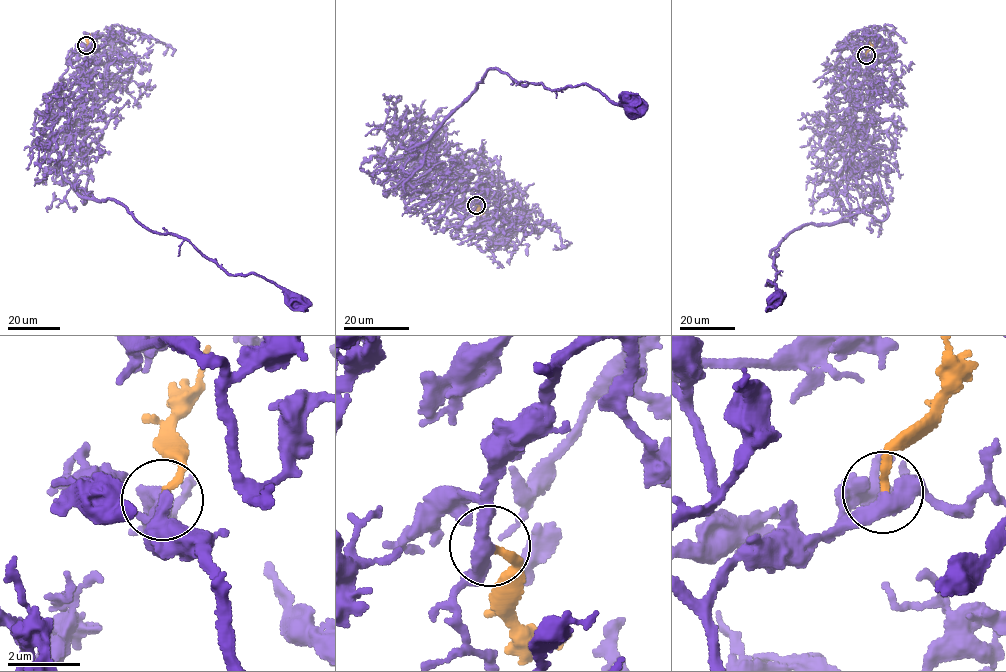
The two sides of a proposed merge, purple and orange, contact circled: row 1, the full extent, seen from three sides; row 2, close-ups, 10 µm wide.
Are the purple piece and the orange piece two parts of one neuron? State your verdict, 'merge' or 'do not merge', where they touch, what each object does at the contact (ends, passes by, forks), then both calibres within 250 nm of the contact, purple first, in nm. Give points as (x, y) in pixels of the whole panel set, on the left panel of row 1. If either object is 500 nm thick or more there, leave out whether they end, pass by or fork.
merge; place (86, 45); purple passes by; orange ends; calibres 440 and 200 nm

